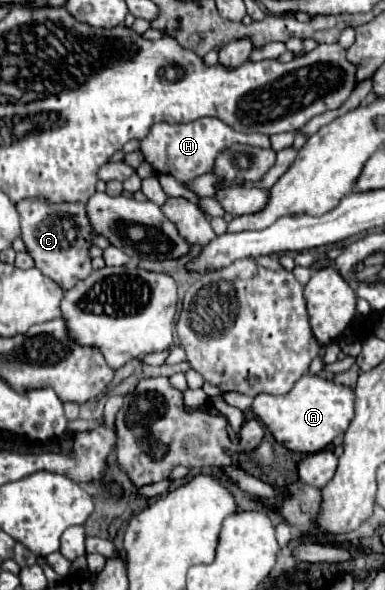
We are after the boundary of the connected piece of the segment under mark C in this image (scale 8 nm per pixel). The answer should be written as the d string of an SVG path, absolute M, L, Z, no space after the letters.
M28 197L18 201L16 209L20 213L20 237L38 271L56 281L62 289L74 287L78 281L86 279L92 273L90 247L96 235L94 227L90 227L84 203L50 203L42 197Z

